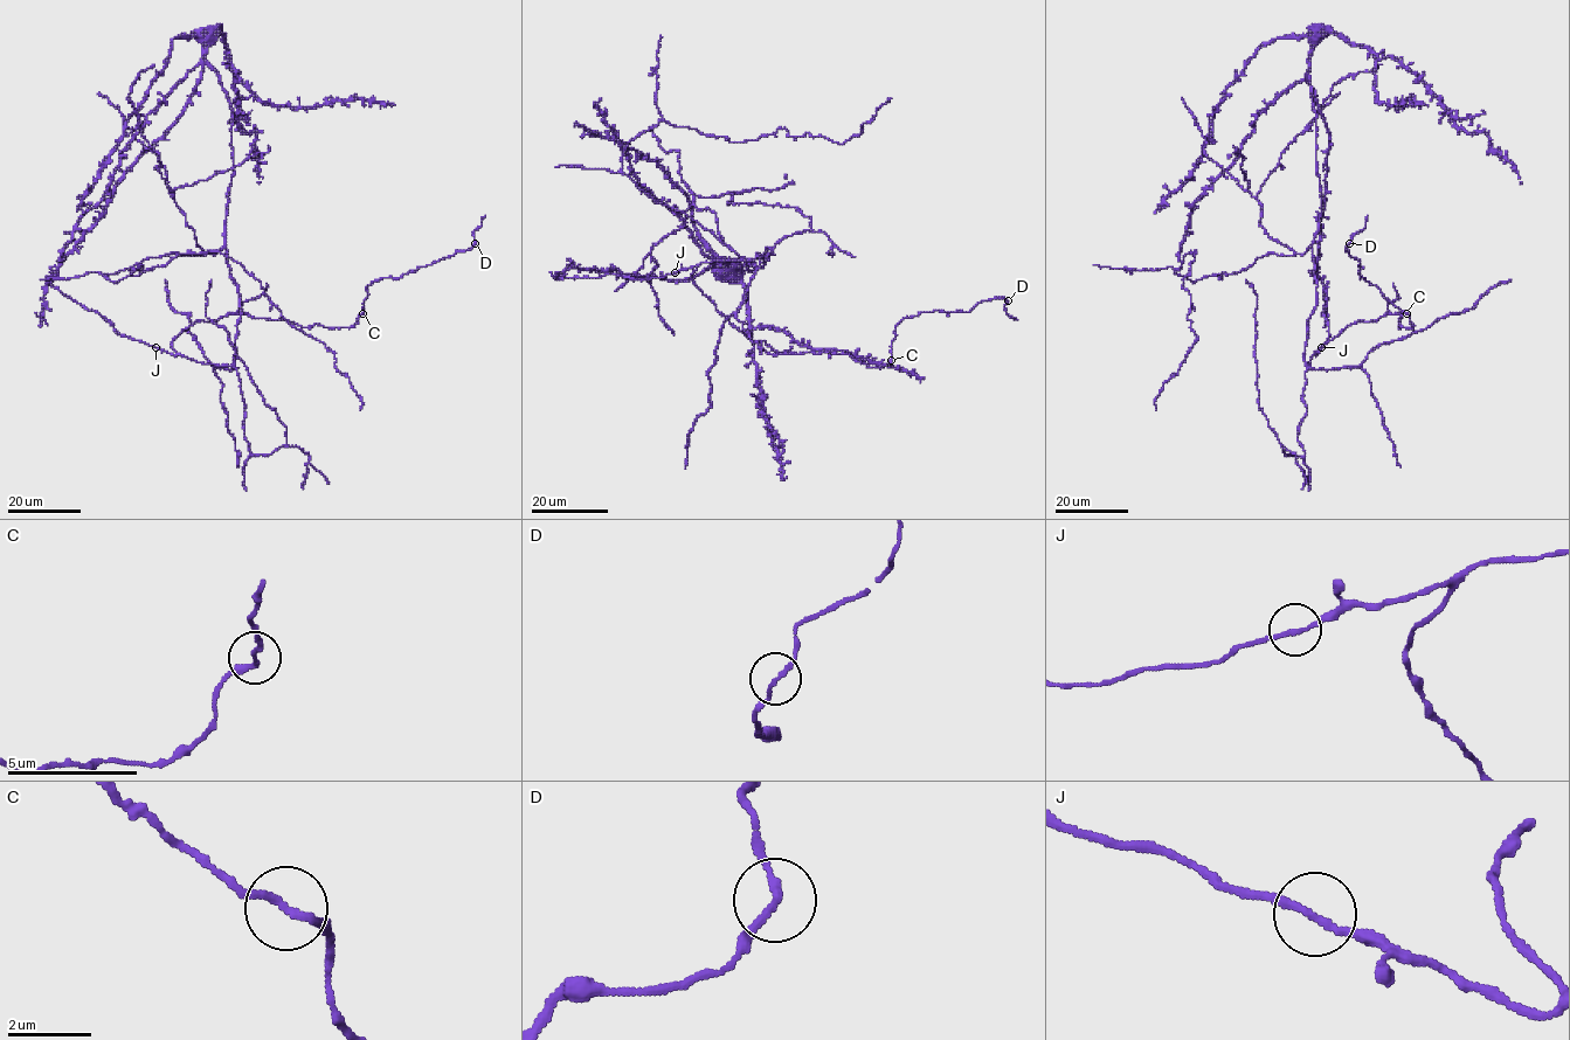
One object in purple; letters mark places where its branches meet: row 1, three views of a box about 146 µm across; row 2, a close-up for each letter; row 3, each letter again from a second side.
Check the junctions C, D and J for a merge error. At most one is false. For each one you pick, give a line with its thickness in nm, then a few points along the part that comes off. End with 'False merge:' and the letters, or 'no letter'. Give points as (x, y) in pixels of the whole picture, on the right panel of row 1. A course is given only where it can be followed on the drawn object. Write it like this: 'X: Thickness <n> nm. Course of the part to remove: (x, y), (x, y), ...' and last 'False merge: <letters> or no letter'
False merge: no letter

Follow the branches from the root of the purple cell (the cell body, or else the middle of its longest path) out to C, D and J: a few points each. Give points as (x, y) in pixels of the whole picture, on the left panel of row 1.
C: (239, 293), (233, 365), (198, 362), (173, 348), (196, 320), (230, 313), (333, 328), (351, 327), (364, 313)
D: (239, 293), (233, 365), (198, 362), (173, 348), (196, 320), (230, 313), (351, 327), (367, 285), (476, 243)
J: (239, 293), (241, 317), (236, 326), (233, 365), (198, 362), (156, 347)

